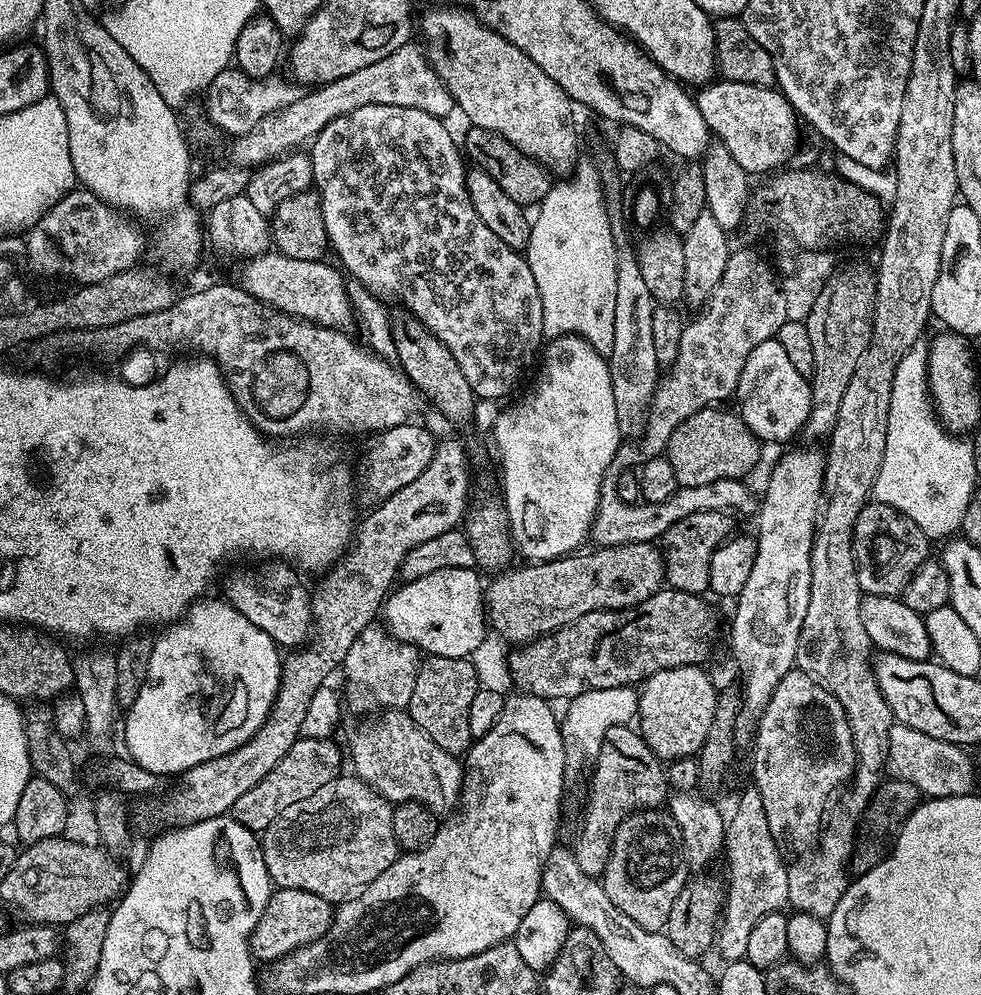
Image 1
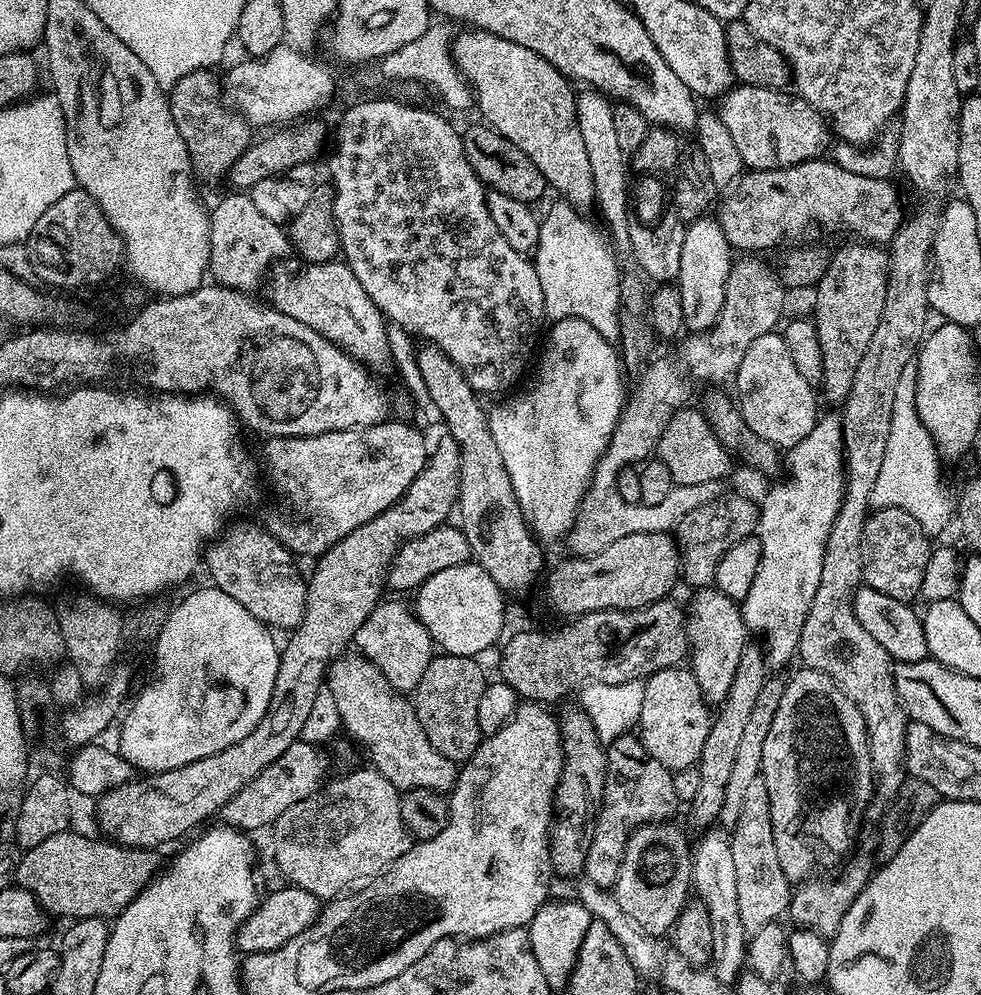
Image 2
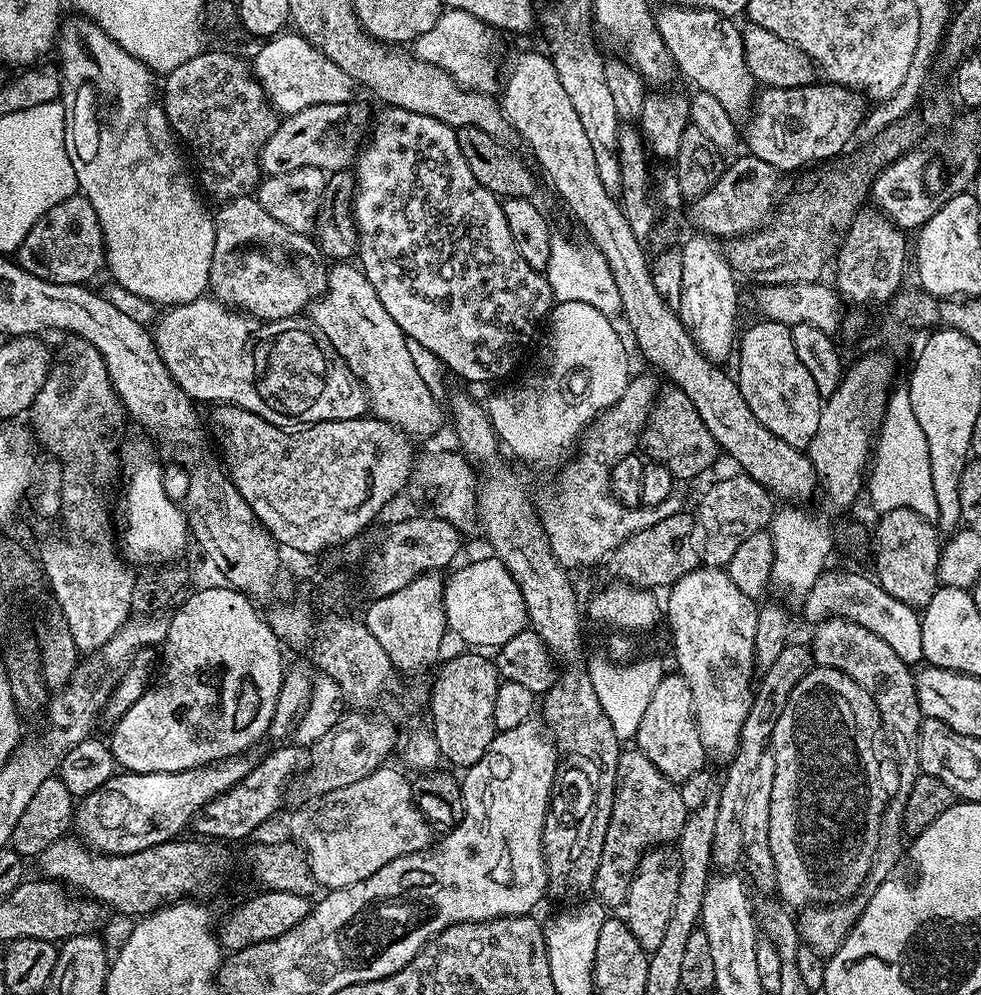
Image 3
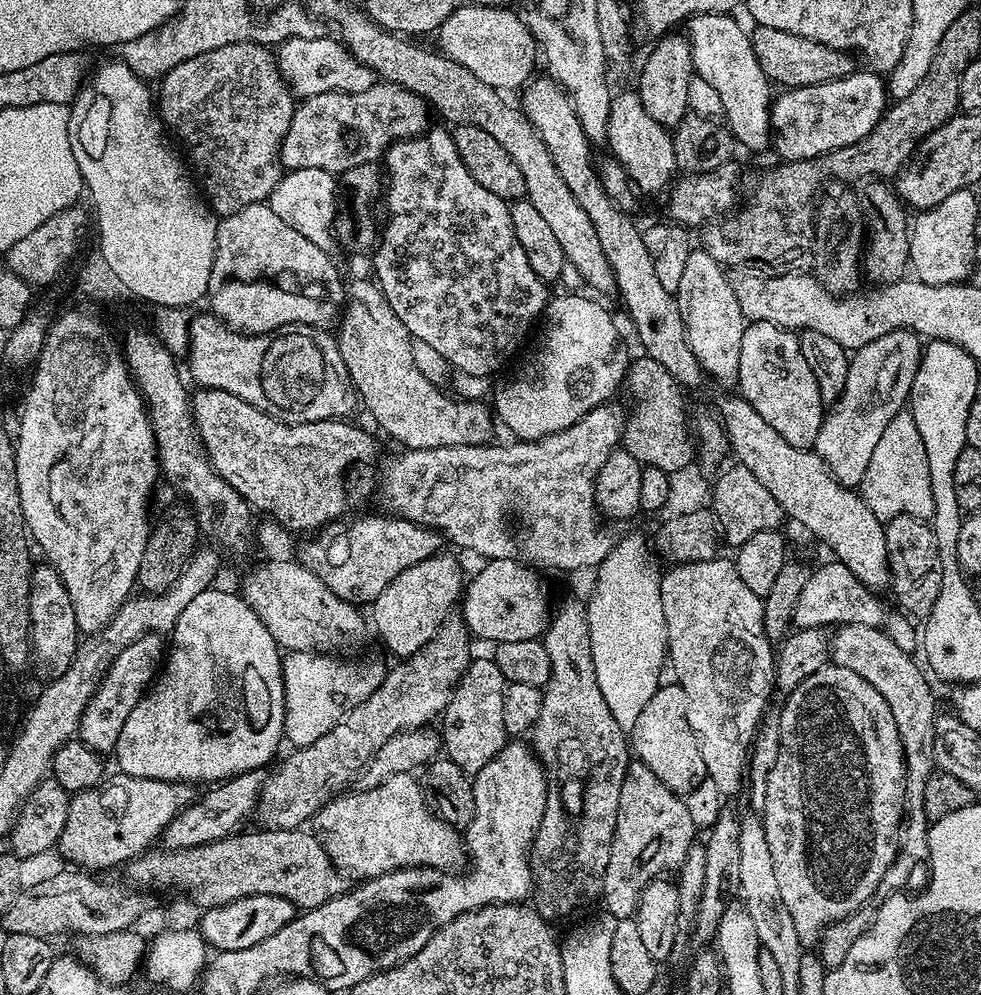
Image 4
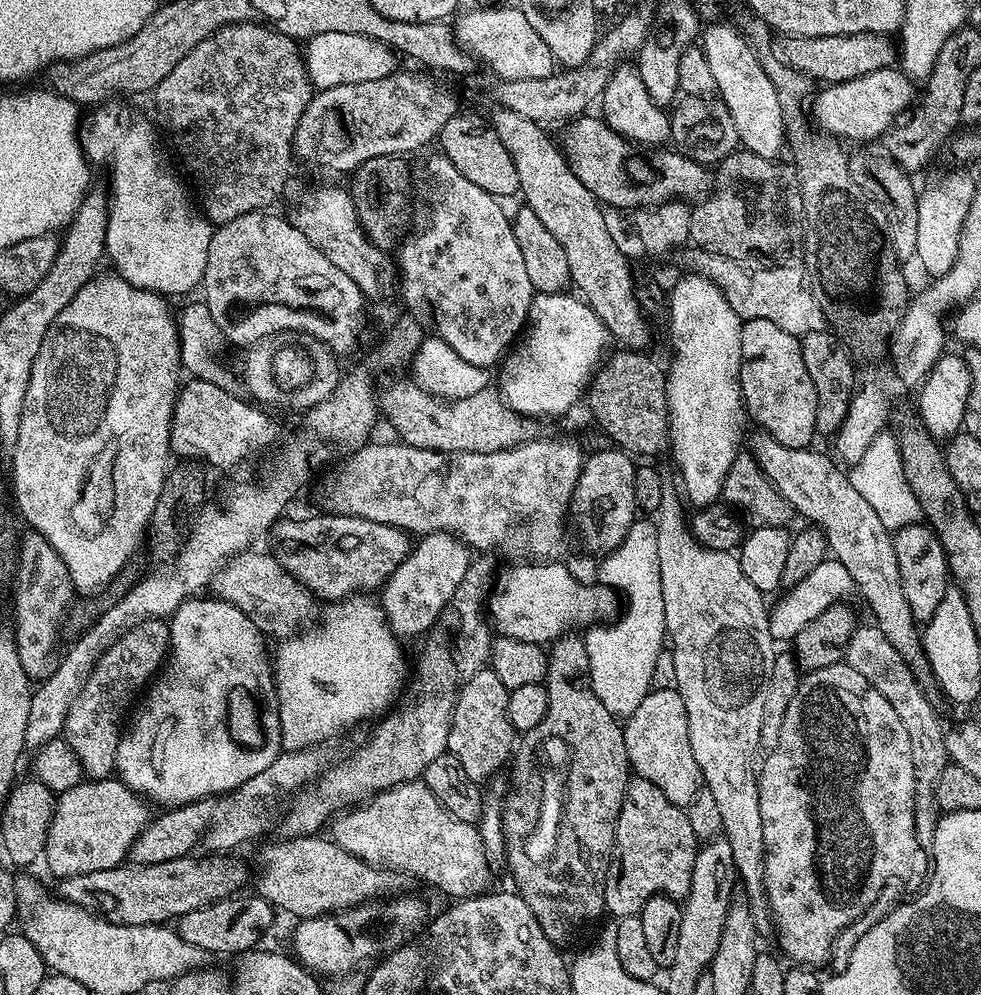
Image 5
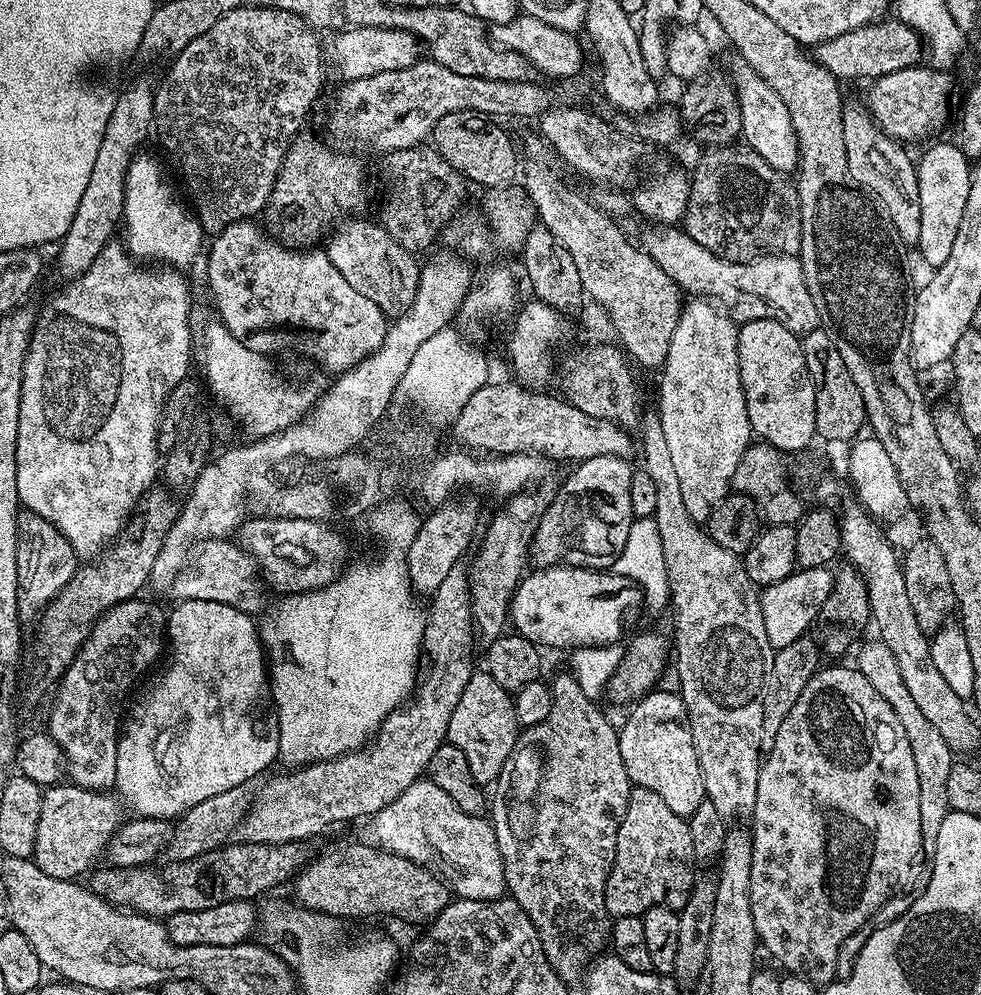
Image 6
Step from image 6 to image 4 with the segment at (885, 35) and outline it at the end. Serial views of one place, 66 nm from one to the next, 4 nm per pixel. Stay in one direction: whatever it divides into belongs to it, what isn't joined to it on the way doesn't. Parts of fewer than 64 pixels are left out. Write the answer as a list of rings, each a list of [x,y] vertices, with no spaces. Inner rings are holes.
[[[756,26],[753,29],[750,35],[754,54],[773,85],[784,84],[780,86],[785,89],[814,86],[848,76],[854,70],[853,57],[849,53],[839,52],[825,44],[815,44],[810,38],[798,34],[786,34],[786,30],[774,30],[774,26]]]

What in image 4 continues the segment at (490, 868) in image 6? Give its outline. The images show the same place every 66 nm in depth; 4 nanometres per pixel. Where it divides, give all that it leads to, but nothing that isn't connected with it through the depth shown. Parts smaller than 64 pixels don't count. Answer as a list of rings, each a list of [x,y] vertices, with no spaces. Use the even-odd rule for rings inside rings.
[[[413,773],[394,774],[380,784],[375,784],[373,788],[361,787],[360,792],[348,791],[350,790],[341,791],[325,799],[310,820],[311,831],[337,869],[360,876],[356,878],[371,878],[381,876],[384,872],[392,872],[395,868],[456,870],[461,867],[460,863],[465,863],[466,849],[461,833],[429,808],[421,781]]]

